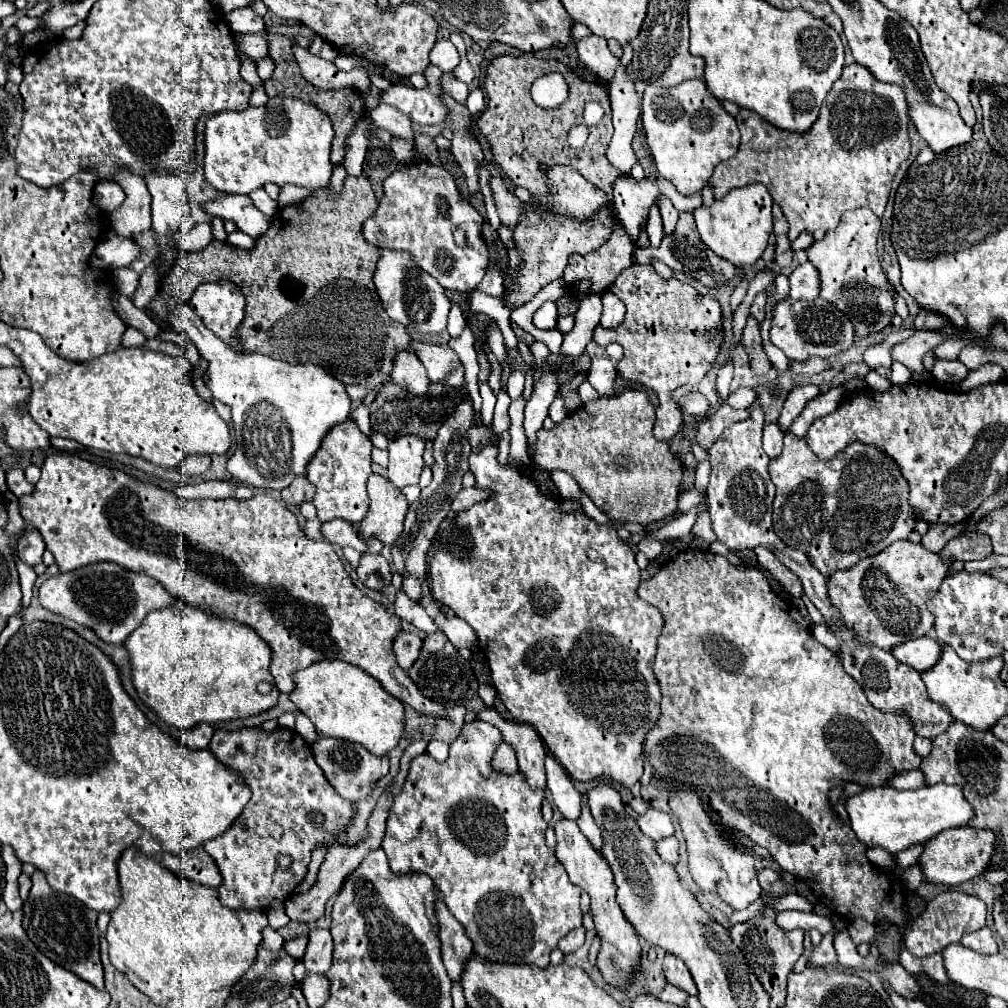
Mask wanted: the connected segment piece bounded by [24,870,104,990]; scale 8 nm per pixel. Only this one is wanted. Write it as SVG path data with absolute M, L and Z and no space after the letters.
M36 870L32 876L32 890L24 904L24 930L30 940L56 964L74 972L76 976L90 982L94 988L104 988L104 970L100 962L100 932L96 926L98 912L86 908L76 898L54 892L46 876Z

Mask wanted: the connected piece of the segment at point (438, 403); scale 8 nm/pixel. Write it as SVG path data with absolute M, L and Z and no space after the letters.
M386 382L382 384L382 388L378 390L376 400L370 406L370 420L372 420L372 430L384 434L388 440L396 440L404 434L416 434L420 438L430 438L434 440L438 428L448 420L448 416L452 414L452 410L466 402L470 396L460 392L458 388L450 388L446 384L430 384L430 390L422 396L416 396L412 392L402 390L398 384L394 382Z

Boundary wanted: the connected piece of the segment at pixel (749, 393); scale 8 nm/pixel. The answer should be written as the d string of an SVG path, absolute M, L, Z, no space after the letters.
M738 388L736 392L732 392L724 404L732 406L732 408L750 408L750 404L756 400L756 392L752 388Z

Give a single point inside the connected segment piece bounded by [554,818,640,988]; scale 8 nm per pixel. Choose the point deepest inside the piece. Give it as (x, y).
(619, 953)

